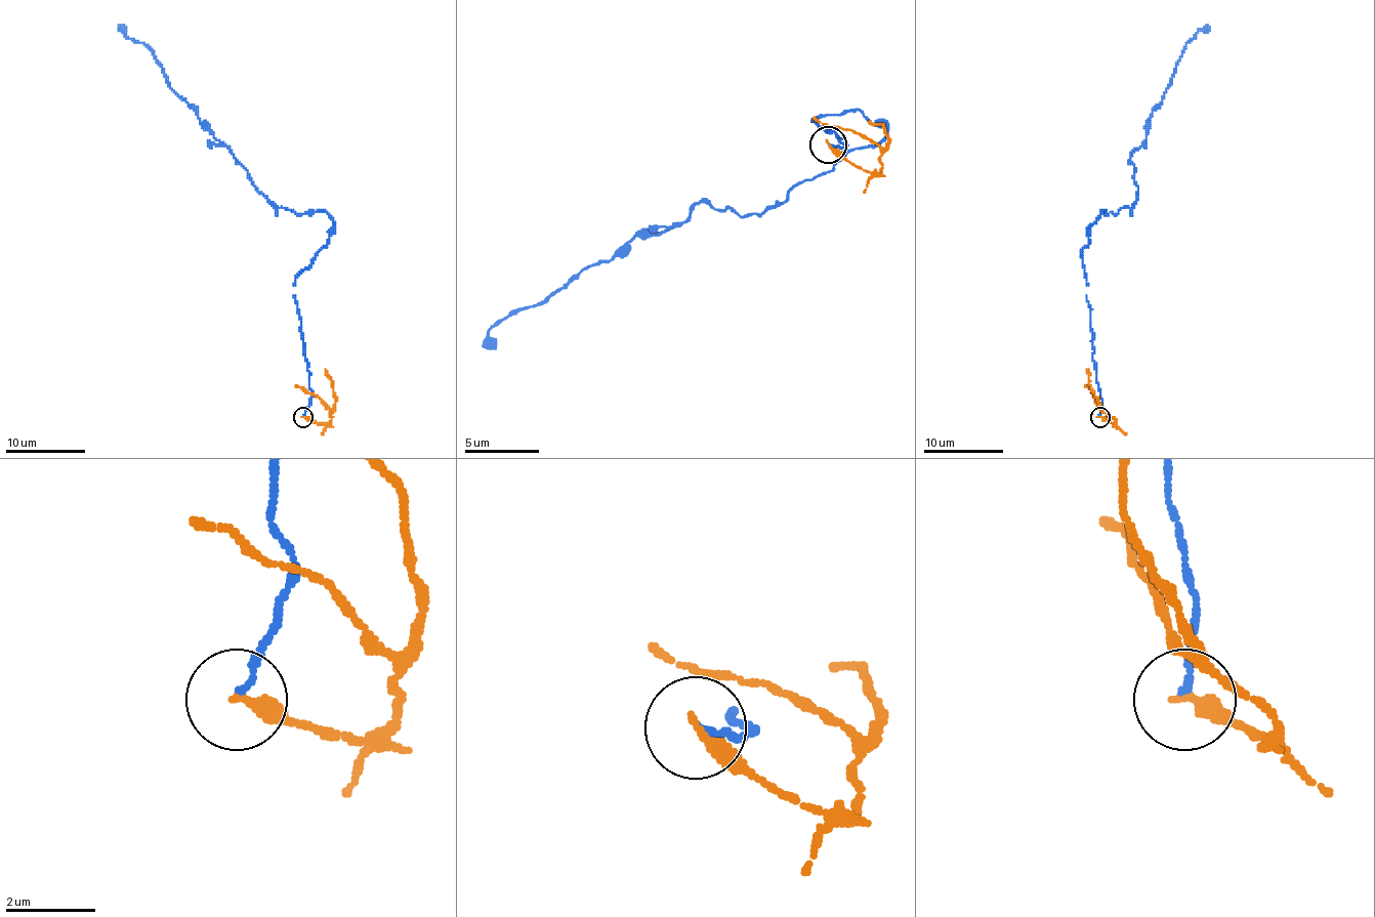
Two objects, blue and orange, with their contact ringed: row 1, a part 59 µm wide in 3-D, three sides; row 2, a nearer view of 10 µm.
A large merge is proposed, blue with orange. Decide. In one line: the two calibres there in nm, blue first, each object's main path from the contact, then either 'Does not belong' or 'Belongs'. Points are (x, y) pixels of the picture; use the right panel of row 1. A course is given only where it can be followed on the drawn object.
Thickness 150 nm (blue) against 300 nm. Course of blue: (1100, 417), (1082, 249), (1088, 227), (1100, 212), (1132, 206), (1138, 190), (1130, 158), (1188, 42), (1210, 29). Course of orange: (1100, 417), (1116, 422), (1098, 407), (1090, 388), (1084, 384). Does not belong

